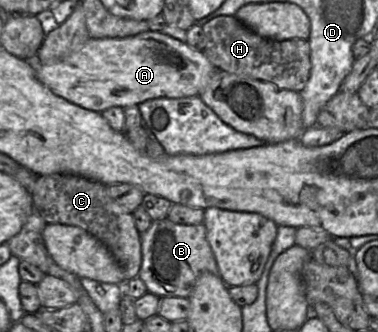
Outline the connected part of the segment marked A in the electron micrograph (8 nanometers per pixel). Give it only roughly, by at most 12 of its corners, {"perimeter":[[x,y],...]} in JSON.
{"perimeter":[[161,31],[89,38],[30,62],[55,95],[100,113],[199,96],[217,70]]}

